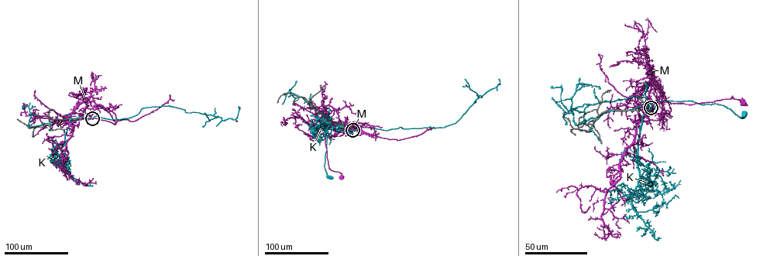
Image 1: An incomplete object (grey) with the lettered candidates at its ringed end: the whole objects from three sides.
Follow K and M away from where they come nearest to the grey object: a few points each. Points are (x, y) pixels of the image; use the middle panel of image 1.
K: (352, 130), (331, 128), (331, 131), (327, 138), (324, 168), (331, 177)
M: (352, 130), (327, 128), (324, 143), (329, 168), (340, 172), (342, 177)

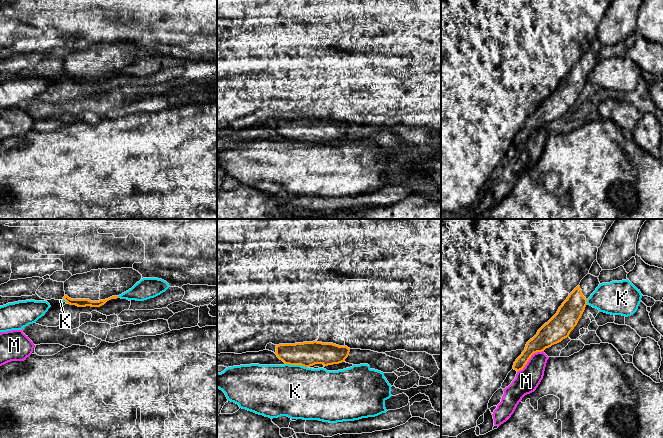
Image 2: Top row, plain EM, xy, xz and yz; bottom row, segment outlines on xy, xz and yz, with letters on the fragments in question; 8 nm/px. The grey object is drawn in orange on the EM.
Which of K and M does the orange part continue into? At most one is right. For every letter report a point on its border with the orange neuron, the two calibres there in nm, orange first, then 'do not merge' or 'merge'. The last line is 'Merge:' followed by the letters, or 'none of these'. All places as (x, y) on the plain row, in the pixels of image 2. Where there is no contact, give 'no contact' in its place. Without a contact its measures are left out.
K: meets orange in xz at (296, 140); 200 nm thick on the orange side, 420 nm on the other; do not merge
M: meets orange in yz at (529, 134); 180 nm thick on the orange side, 190 nm on the other; do not merge
Merge: none of these

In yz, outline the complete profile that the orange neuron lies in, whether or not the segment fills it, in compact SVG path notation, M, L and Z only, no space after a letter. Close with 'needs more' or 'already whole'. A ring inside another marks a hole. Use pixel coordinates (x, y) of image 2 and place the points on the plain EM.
M587 50L562 79L557 89L527 118L525 126L514 138L513 145L517 148L522 146L534 129L542 128L569 113L585 86L587 75L599 60L598 53Z; needs more

